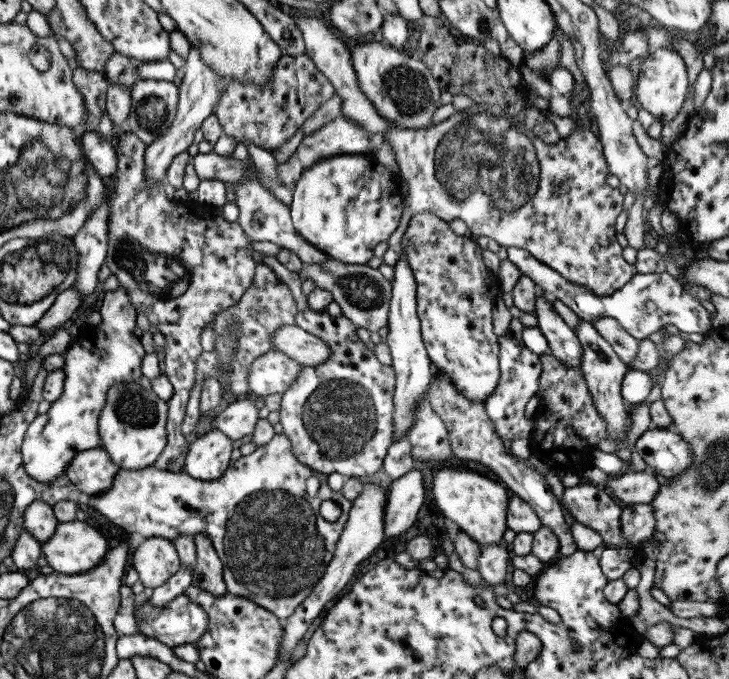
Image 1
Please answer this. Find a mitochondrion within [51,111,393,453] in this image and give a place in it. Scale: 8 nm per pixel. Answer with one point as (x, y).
(138, 261)

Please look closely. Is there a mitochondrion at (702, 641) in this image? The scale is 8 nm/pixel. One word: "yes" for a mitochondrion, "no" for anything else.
no

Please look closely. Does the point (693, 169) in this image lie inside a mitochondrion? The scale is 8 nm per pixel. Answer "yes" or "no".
no

